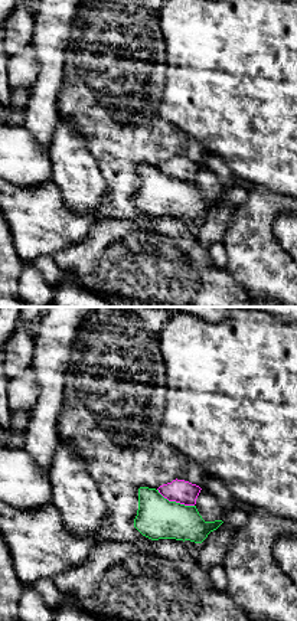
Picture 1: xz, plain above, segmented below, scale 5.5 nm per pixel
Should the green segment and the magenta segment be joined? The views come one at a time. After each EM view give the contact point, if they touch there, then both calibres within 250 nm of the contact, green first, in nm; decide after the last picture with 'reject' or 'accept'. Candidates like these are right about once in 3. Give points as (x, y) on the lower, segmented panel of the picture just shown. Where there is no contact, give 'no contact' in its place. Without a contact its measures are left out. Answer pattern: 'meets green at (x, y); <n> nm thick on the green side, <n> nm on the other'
meets green at (175, 502); 240 nm thick on the green side, 130 nm on the other

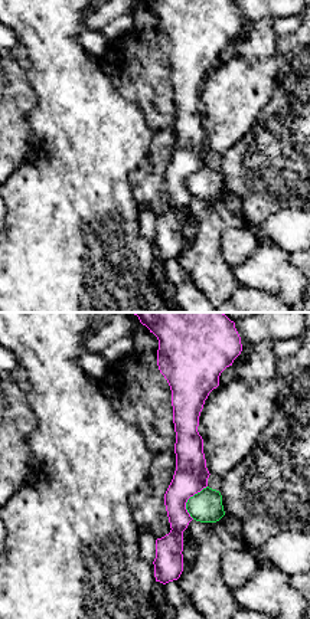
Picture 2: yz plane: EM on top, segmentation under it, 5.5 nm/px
meets green at (188, 500); 180 nm thick on the green side, 190 nm on the other

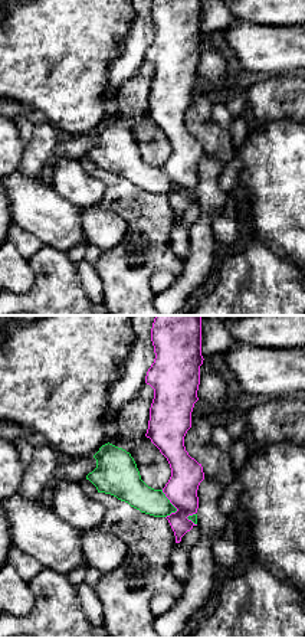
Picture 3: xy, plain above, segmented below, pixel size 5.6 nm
meets green at (173, 506); 160 nm thick on the green side, 180 nm on the other

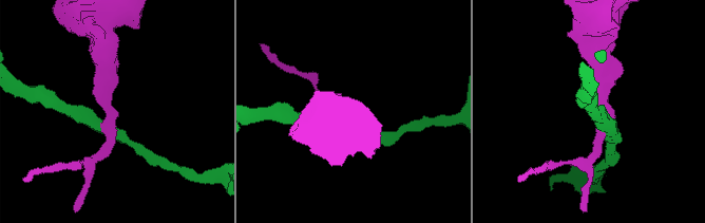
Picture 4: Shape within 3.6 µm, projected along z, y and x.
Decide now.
reject

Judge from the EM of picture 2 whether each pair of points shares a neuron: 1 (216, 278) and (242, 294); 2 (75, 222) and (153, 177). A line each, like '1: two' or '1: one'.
1: two
2: two

